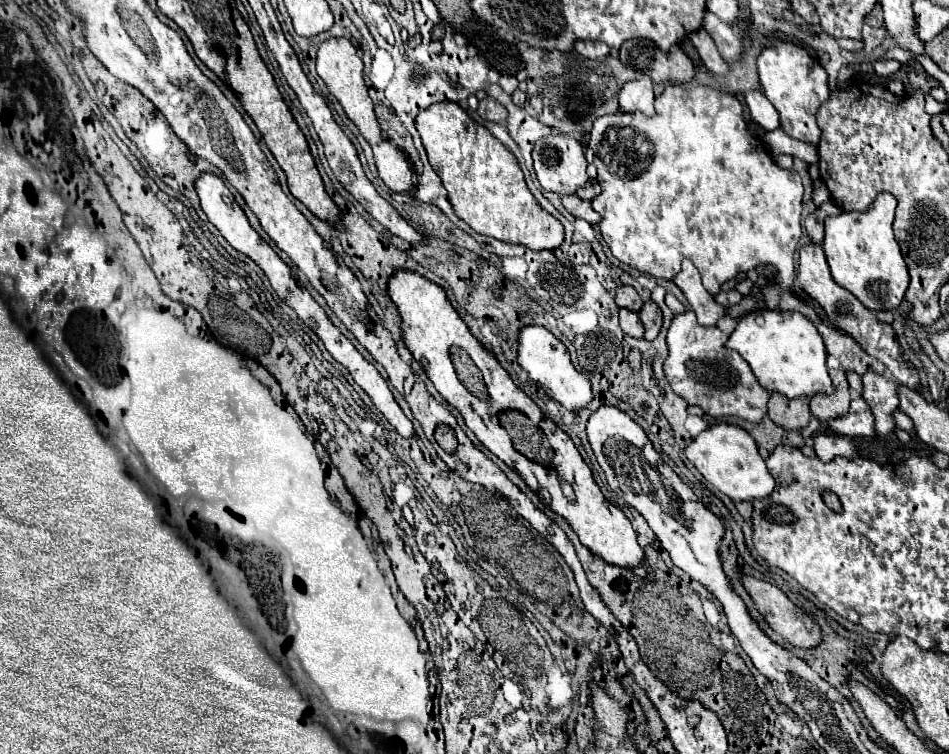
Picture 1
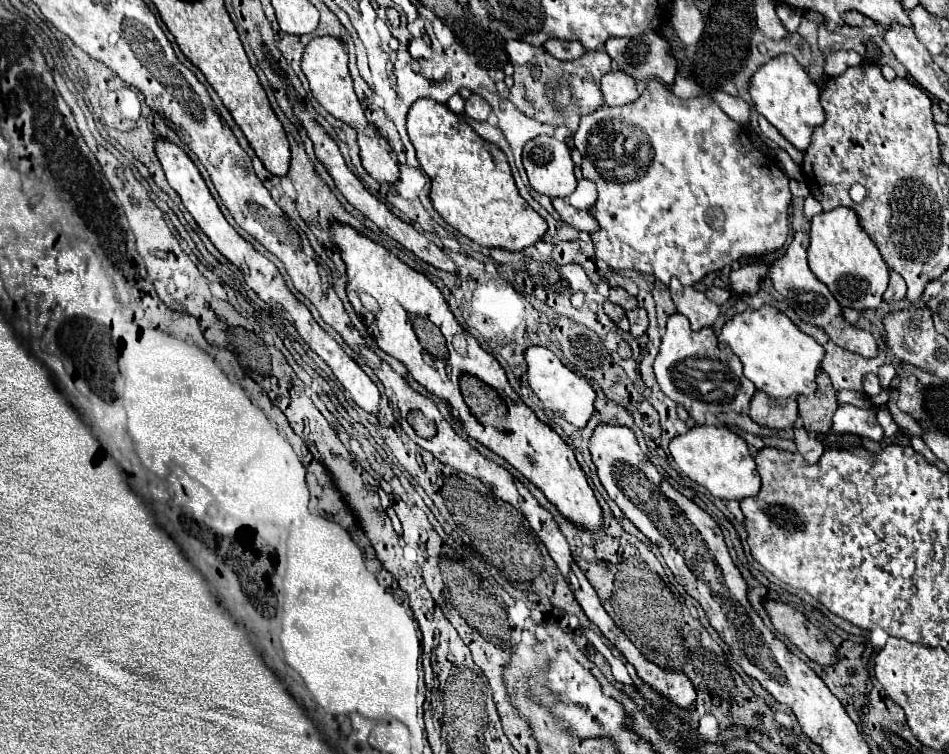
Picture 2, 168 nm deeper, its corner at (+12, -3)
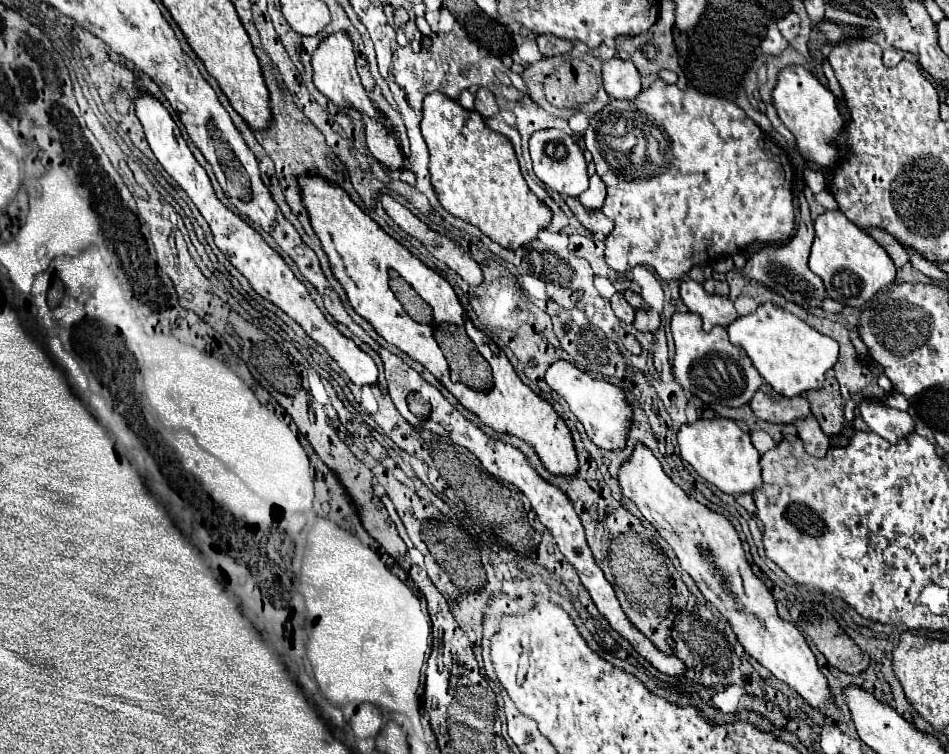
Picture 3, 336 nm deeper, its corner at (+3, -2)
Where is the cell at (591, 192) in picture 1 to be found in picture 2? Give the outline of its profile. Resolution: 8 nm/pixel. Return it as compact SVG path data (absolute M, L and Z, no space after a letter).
M581 179L577 183L575 193L569 197L569 203L577 209L591 209L591 205L595 205L597 201L597 189L589 179Z

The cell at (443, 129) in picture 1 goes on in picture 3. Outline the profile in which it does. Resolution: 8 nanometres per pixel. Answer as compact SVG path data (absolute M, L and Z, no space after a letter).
M430 94L424 100L420 128L430 150L432 186L452 216L480 228L508 250L532 242L552 222L550 208L526 186L512 142L490 130L476 110L468 112L444 94Z

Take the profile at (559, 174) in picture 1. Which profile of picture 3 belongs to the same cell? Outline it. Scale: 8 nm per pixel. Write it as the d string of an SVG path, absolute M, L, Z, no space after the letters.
M538 130L530 138L530 156L534 162L534 174L542 180L548 188L556 190L562 196L580 196L588 188L588 174L586 174L586 160L582 150L578 148L576 140L562 130Z

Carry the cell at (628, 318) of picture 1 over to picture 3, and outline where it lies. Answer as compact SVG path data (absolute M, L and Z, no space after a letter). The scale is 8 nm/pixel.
M616 292L616 294L610 298L610 304L612 304L614 314L616 314L622 322L628 322L628 324L634 322L634 308L630 308L630 304L624 300L624 296L622 296L620 292Z

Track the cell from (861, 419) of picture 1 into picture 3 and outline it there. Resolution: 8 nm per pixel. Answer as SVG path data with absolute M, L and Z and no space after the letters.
M864 400L860 404L860 414L862 414L864 422L870 426L870 430L876 432L878 436L882 436L884 440L888 440L890 444L894 444L894 442L898 442L898 438L914 432L914 420L910 418L908 412L888 408L882 402Z

